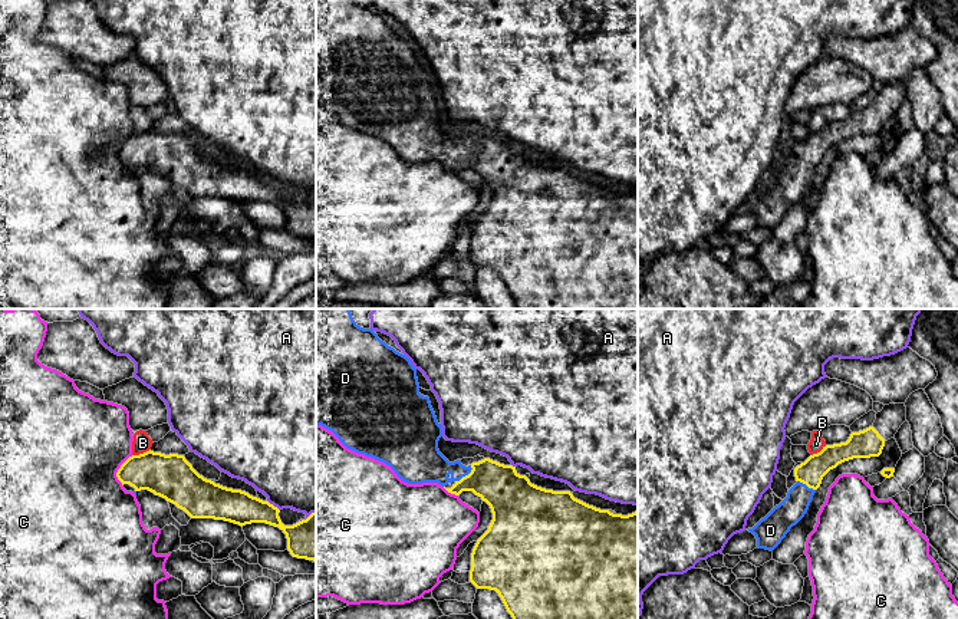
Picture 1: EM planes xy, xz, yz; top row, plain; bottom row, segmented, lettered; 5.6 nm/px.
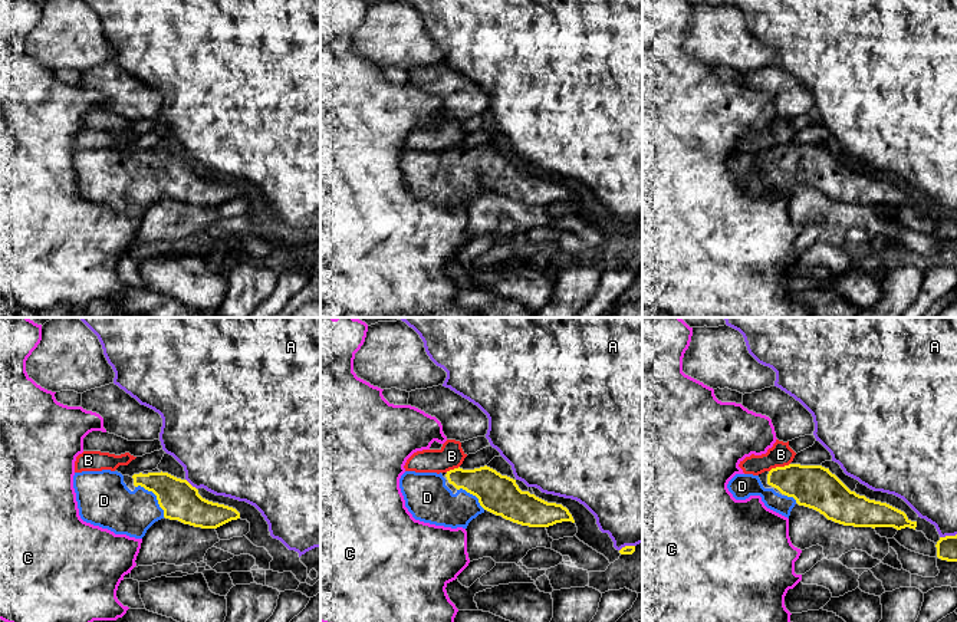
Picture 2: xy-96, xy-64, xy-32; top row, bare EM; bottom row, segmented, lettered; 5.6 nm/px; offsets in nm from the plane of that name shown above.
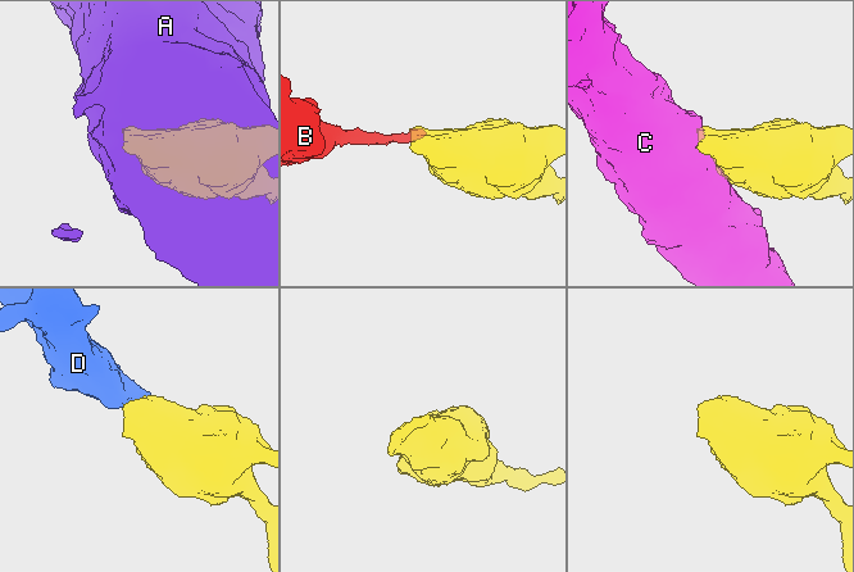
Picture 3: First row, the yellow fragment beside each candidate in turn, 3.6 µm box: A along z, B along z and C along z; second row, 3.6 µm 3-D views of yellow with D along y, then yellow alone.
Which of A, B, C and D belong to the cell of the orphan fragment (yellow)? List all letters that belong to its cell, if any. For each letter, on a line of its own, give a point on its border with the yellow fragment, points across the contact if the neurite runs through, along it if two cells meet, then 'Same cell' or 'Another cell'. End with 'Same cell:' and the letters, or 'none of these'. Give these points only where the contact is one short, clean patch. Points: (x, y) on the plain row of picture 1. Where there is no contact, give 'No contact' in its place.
A: Touches yellow at xy (272, 183). Another cell
B: Touches yellow at xy (141, 132). Boundary: xy (150, 127), (132, 134). Another cell
C: Touches yellow at xy (118, 148). Boundary: xy (132, 134), (117, 151), (117, 157), (122, 164). Another cell
D: Touches yellow at xz (466, 154). Path across: xz (506, 170), (487, 157), (466, 154), (424, 141). Same cell
Same cell: D

